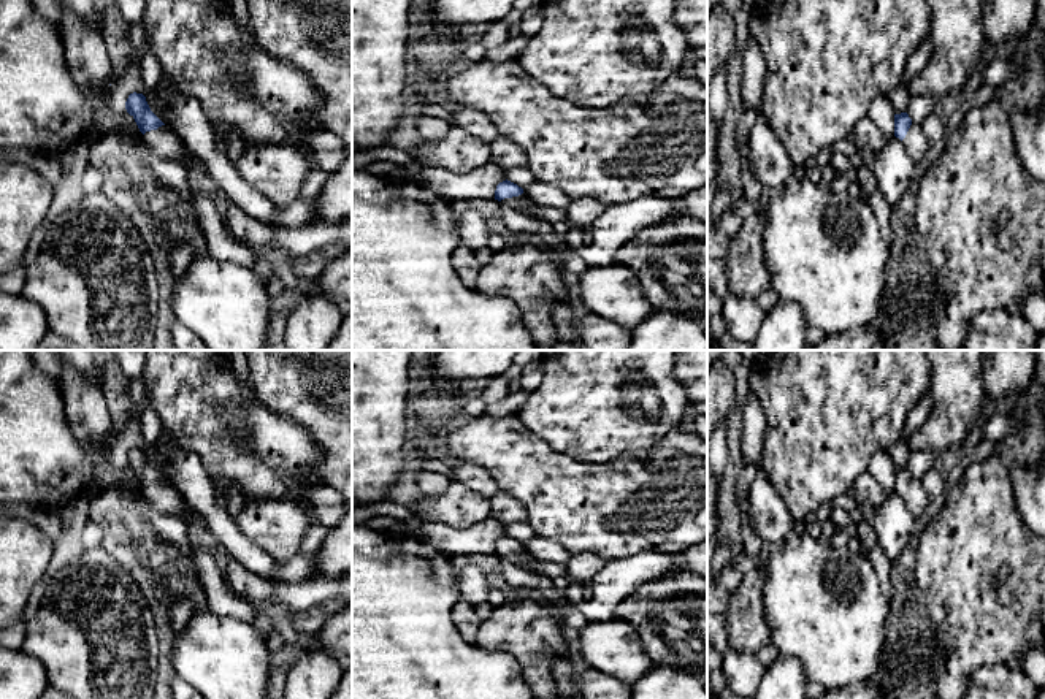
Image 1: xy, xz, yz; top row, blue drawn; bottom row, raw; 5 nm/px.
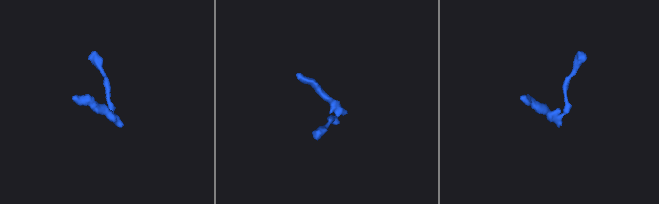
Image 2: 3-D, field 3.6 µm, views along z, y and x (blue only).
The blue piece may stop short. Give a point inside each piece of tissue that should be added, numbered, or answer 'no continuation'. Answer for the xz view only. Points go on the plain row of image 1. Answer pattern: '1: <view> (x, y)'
1: xz (520, 558)

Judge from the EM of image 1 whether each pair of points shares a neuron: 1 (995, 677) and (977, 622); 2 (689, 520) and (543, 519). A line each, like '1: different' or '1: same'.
1: different
2: same

